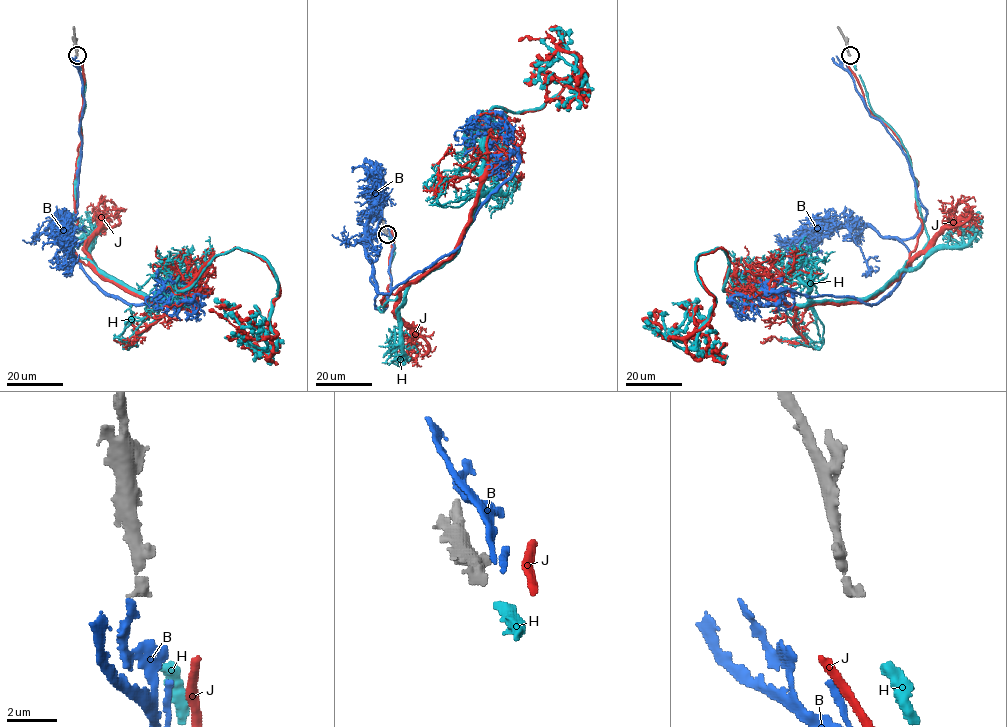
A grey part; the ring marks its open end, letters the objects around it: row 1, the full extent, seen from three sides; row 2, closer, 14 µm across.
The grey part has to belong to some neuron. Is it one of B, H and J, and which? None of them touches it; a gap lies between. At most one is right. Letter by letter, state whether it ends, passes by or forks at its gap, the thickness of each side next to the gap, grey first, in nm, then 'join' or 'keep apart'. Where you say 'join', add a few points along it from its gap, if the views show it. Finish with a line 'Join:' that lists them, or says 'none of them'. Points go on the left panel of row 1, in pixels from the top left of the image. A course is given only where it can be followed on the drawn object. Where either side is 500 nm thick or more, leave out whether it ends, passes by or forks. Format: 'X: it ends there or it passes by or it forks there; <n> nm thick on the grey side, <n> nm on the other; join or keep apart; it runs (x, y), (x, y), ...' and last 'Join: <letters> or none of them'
B: it ends there; 400 nm thick on the grey side, 300 nm on the other; keep apart
H: it ends there; 400 nm thick on the grey side, 480 nm on the other; keep apart
J: it ends there; 400 nm thick on the grey side, 360 nm on the other; keep apart
Join: none of them

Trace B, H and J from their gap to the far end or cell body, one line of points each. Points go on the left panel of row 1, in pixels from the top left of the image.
B: (79, 61), (78, 205), (61, 239), (92, 280), (130, 304), (208, 290), (174, 293), (155, 310)
H: (78, 63), (74, 252), (174, 305), (215, 257), (253, 252), (277, 283), (275, 347), (257, 348), (214, 300)
J: (82, 62), (72, 249), (170, 306), (213, 258), (266, 262), (273, 337), (208, 310)

